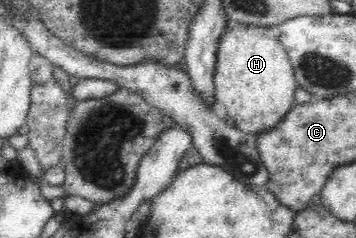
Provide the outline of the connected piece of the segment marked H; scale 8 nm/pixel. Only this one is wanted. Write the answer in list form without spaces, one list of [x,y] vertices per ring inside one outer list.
[[[251,24],[225,30],[218,44],[215,66],[215,100],[225,106],[227,118],[231,117],[236,123],[235,126],[245,133],[261,133],[275,127],[277,121],[281,121],[281,117],[285,117],[285,113],[295,104],[294,94],[298,83],[286,50],[279,37],[268,37],[261,26]]]

